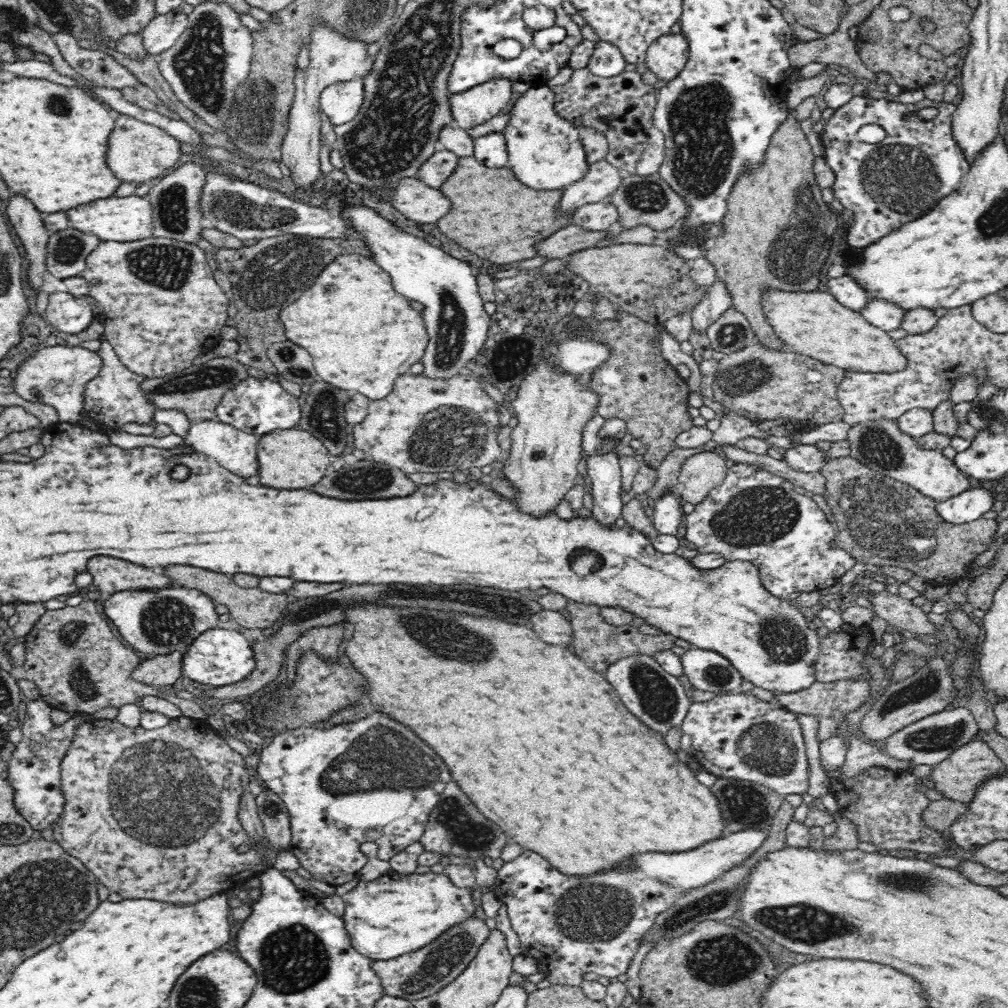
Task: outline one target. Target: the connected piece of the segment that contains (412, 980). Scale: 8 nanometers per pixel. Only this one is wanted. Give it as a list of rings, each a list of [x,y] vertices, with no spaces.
[[[470,915],[455,925],[450,925],[434,940],[414,952],[390,960],[372,961],[371,969],[380,979],[381,992],[384,995],[417,1001],[435,994],[452,982],[476,956],[488,933],[489,928],[484,921],[475,915]]]

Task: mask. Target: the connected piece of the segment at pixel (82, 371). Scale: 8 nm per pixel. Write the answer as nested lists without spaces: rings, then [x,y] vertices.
[[[66,345],[45,347],[21,365],[12,388],[27,401],[39,401],[54,406],[60,423],[79,424],[83,413],[84,386],[100,374],[102,364],[104,359],[100,353],[88,348]]]

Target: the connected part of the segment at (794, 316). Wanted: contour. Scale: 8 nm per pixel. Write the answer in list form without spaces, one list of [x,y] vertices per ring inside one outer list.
[[[825,289],[824,292],[766,290],[762,311],[784,348],[788,346],[792,352],[825,365],[834,365],[845,371],[891,373],[902,370],[906,364],[903,354],[886,332],[866,323],[860,312],[842,307]]]

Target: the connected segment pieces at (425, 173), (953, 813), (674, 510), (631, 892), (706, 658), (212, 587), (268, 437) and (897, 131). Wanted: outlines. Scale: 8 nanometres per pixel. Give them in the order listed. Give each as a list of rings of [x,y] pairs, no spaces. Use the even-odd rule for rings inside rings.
[[[436,149],[434,154],[419,166],[415,177],[420,178],[420,182],[424,182],[426,186],[439,189],[442,182],[453,173],[458,159],[452,151]]]
[[[936,800],[930,802],[922,814],[919,815],[919,819],[923,822],[924,826],[927,826],[930,830],[937,830],[938,832],[946,832],[948,825],[958,816],[962,816],[968,808],[968,804],[960,802],[954,802],[950,800]]]
[[[672,490],[663,492],[663,495],[654,498],[652,518],[654,518],[654,527],[660,531],[660,534],[674,536],[682,522],[684,513],[680,508],[680,500],[676,496],[677,494]]]
[[[740,830],[676,854],[634,854],[628,866],[620,863],[620,866],[612,866],[588,876],[562,874],[538,853],[523,850],[512,861],[504,863],[491,891],[501,903],[506,904],[507,918],[514,934],[518,936],[523,955],[535,960],[537,972],[542,974],[543,979],[551,985],[578,987],[584,980],[584,974],[597,974],[608,979],[626,974],[642,940],[654,928],[658,914],[674,906],[680,896],[694,888],[708,886],[708,883],[715,882],[722,874],[729,872],[732,866],[746,860],[766,837],[766,830]]]
[[[689,648],[679,657],[686,678],[696,689],[708,692],[741,690],[743,678],[721,654],[713,650]]]
[[[166,566],[166,568],[162,568],[162,574],[168,576],[172,587],[198,589],[207,594],[212,599],[212,602],[226,605],[229,608],[229,618],[233,618],[244,628],[264,629],[272,625],[273,622],[276,622],[282,616],[287,604],[292,600],[283,592],[278,594],[266,592],[257,586],[240,588],[229,575],[200,570],[200,568],[194,568],[194,566]]]
[[[302,428],[276,430],[259,437],[256,449],[259,484],[278,490],[302,490],[320,482],[333,458],[326,445]]]
[[[865,95],[852,97],[844,106],[838,108],[828,120],[821,138],[826,148],[825,160],[835,172],[833,189],[835,197],[840,200],[843,208],[854,212],[854,222],[847,226],[846,242],[848,246],[864,248],[878,238],[886,236],[893,230],[899,229],[906,222],[924,216],[933,206],[945,196],[952,194],[961,187],[964,177],[968,176],[970,166],[956,144],[951,131],[951,116],[956,105],[943,100],[935,102],[924,98],[914,104],[903,104],[885,99],[872,99]],[[934,106],[938,115],[930,121],[902,121],[902,115],[910,111]],[[864,124],[878,124],[885,132],[885,140],[871,145],[858,140],[856,133]]]

